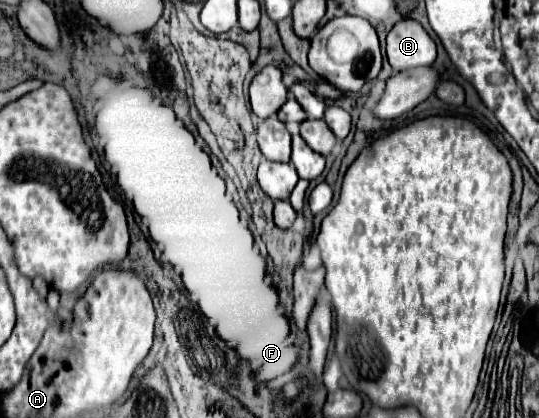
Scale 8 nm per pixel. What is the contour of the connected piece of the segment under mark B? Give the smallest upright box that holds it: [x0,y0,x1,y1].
[387,20,435,72]

